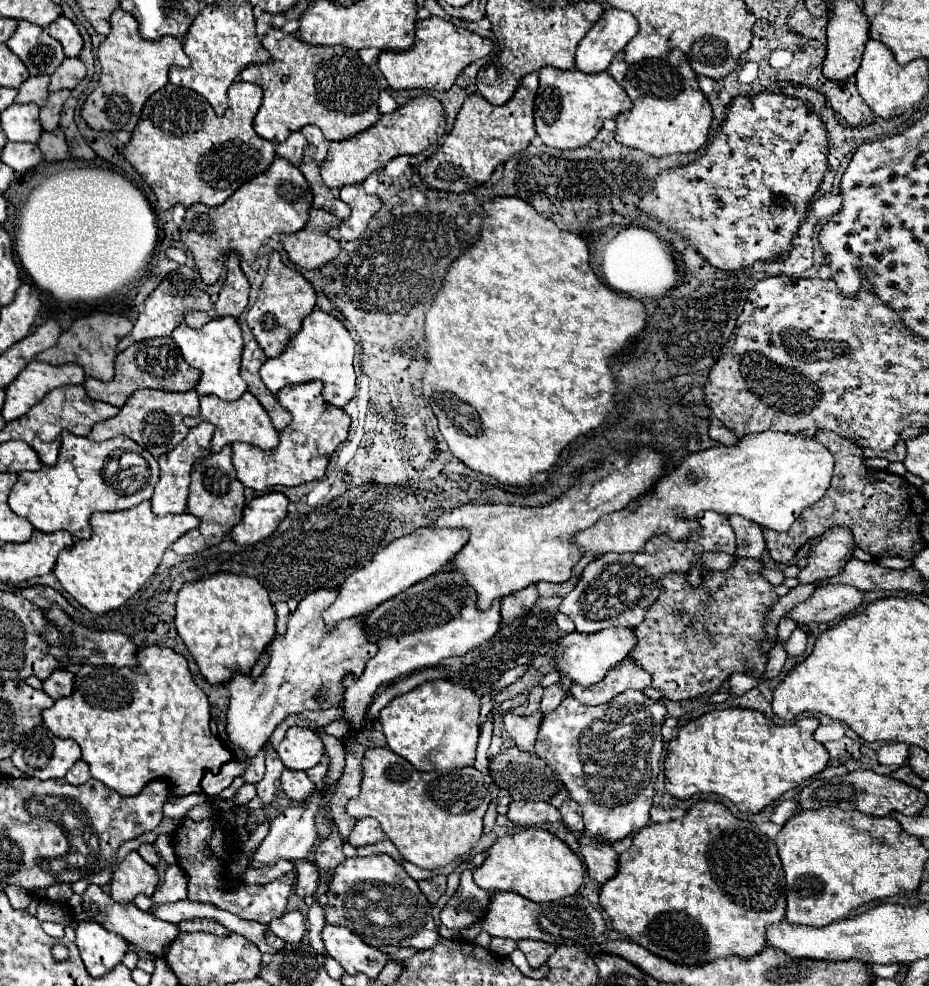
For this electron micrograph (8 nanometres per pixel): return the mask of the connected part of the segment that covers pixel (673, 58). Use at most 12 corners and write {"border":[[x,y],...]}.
{"border":[[680,50],[628,66],[616,140],[696,152],[712,108]]}

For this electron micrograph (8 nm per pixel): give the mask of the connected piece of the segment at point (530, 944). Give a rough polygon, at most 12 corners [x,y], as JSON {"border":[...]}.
{"border":[[520,940],[518,948],[532,968],[548,962],[556,950],[538,940]]}

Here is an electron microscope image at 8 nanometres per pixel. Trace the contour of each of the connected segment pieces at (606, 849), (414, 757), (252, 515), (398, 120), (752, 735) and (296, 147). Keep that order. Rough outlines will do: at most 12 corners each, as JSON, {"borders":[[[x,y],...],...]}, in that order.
{"borders":[[[582,836],[588,876],[604,884],[618,872],[618,852]],[[432,680],[380,722],[416,770],[474,764],[480,698]],[[282,492],[252,498],[230,536],[250,546],[268,538],[286,518]],[[418,96],[350,140],[330,142],[328,188],[362,184],[446,132],[444,106]],[[758,710],[682,726],[666,792],[726,796],[758,814],[822,772],[816,716]],[[294,132],[276,146],[276,154],[300,164],[306,138]]]}

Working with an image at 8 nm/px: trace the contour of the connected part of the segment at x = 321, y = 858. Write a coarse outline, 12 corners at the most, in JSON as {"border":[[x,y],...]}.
{"border":[[332,830],[316,848],[314,864],[326,872],[344,862],[342,840]]}

